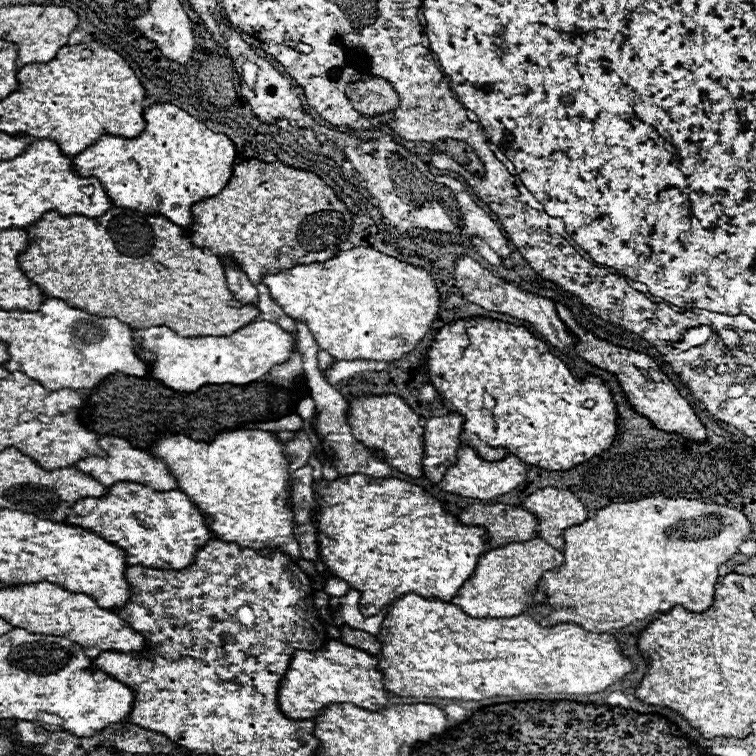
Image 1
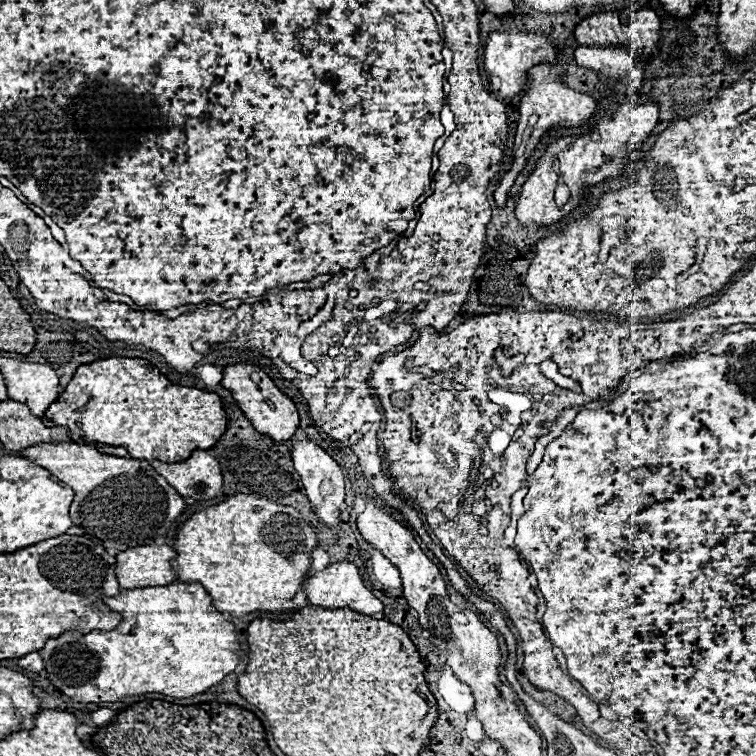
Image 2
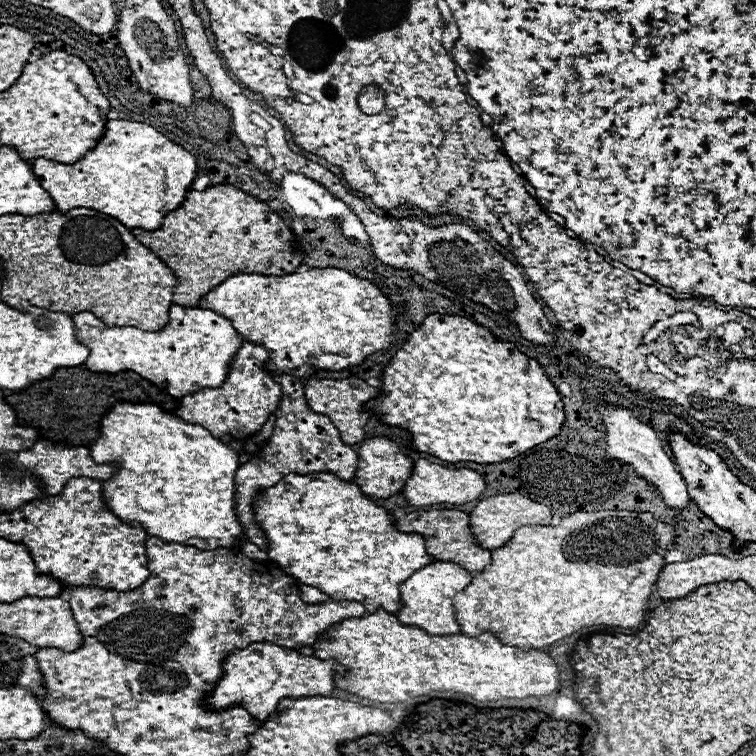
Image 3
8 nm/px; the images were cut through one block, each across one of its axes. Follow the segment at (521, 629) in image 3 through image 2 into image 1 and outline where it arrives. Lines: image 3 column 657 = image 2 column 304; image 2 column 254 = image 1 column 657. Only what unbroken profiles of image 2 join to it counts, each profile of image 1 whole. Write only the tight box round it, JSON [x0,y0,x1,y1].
[534,496,748,632]

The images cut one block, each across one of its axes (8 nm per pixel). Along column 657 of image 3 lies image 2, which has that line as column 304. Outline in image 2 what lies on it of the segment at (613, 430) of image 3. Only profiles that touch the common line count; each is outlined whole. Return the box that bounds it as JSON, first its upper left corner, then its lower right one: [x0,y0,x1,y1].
[290,434,344,526]

